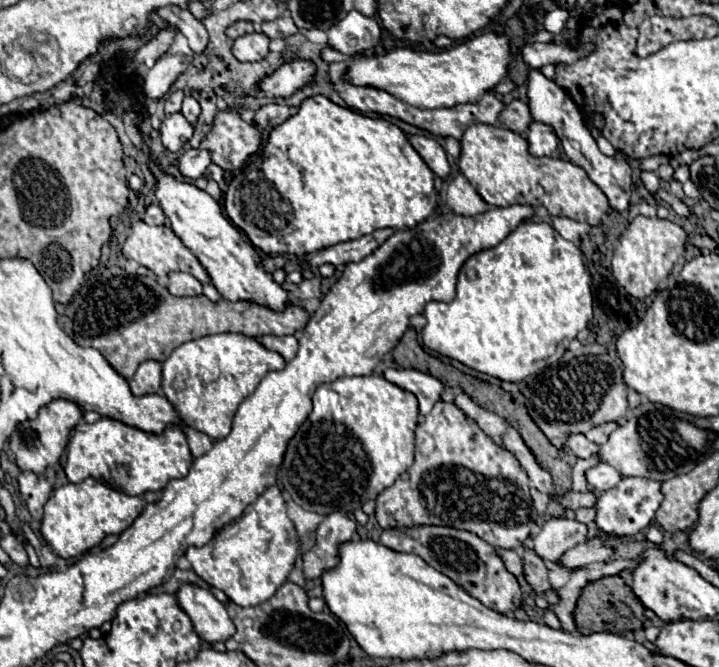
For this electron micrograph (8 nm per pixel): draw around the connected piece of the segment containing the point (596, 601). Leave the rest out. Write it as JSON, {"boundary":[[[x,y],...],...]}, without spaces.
{"boundary":[[[622,574],[608,576],[608,578],[600,578],[600,580],[588,584],[588,588],[584,588],[584,592],[580,594],[578,606],[576,606],[576,624],[578,624],[578,630],[582,634],[594,634],[594,632],[604,632],[604,630],[616,632],[616,628],[614,628],[612,622],[618,620],[618,618],[622,618],[626,622],[632,620],[632,622],[638,622],[638,624],[646,624],[644,610],[646,608],[634,596],[632,588],[626,584],[626,580],[622,578]]]}

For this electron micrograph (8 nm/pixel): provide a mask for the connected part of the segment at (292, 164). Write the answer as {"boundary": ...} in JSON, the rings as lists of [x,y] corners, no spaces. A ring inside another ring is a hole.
{"boundary":[[[314,96],[304,100],[292,118],[270,132],[268,142],[256,156],[256,166],[252,156],[242,174],[234,176],[224,198],[224,208],[230,220],[246,232],[258,250],[266,254],[290,254],[300,258],[304,254],[330,248],[338,242],[372,234],[380,228],[402,230],[422,224],[426,218],[436,214],[438,208],[434,178],[434,172],[410,146],[404,132],[396,124],[380,116],[372,118],[356,110],[342,108],[324,96]],[[272,188],[278,192],[278,206],[272,204]],[[284,196],[292,206],[290,210],[284,210]]]}

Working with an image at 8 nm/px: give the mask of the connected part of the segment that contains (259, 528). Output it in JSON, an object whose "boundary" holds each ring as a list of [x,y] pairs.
{"boundary":[[[270,486],[264,494],[260,494],[238,520],[220,528],[208,544],[200,548],[190,546],[186,550],[192,570],[208,586],[224,590],[226,596],[238,606],[256,606],[268,600],[278,586],[286,582],[296,554],[296,528],[286,514],[286,504],[278,486]]]}

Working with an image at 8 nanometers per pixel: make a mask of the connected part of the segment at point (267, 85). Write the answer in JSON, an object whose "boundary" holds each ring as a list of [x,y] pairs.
{"boundary":[[[292,60],[288,64],[282,64],[280,68],[274,70],[274,74],[266,76],[262,82],[262,92],[264,96],[290,96],[298,88],[306,86],[312,82],[314,76],[314,64],[304,62],[304,60]]]}

